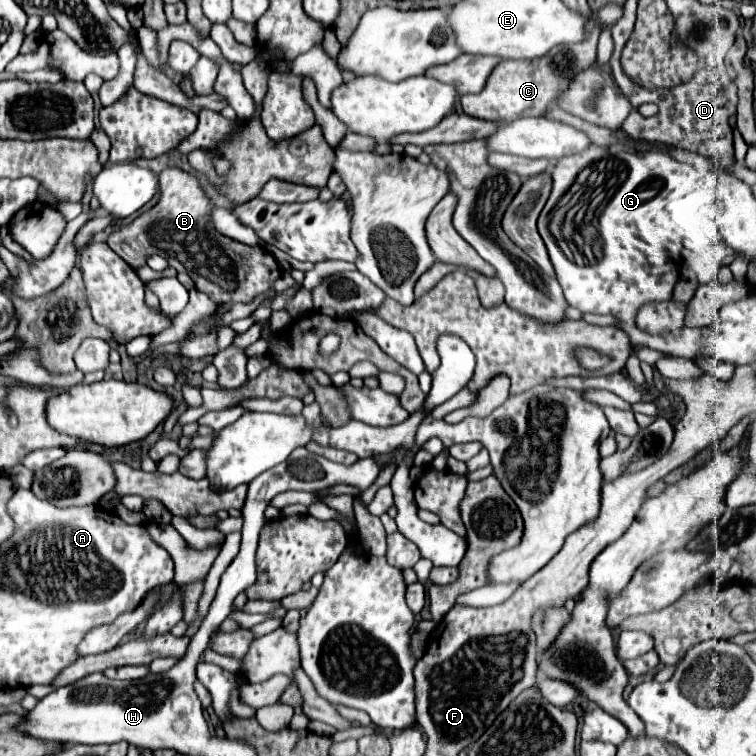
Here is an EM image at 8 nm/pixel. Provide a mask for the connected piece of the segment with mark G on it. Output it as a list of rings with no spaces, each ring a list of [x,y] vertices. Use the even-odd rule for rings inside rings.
[[[592,144],[588,150],[584,150],[584,154],[572,154],[568,158],[560,158],[558,164],[552,170],[552,192],[550,198],[538,218],[538,232],[548,248],[550,260],[554,264],[558,282],[564,290],[564,298],[570,306],[578,308],[580,312],[592,312],[592,314],[610,314],[614,318],[618,318],[618,326],[628,334],[632,344],[640,344],[640,346],[648,346],[660,352],[670,352],[676,356],[686,356],[686,358],[694,358],[696,350],[700,350],[700,334],[704,334],[704,330],[708,328],[684,328],[684,338],[676,338],[676,342],[662,342],[662,338],[652,338],[650,334],[644,334],[642,330],[636,328],[634,318],[638,308],[644,302],[650,300],[668,300],[672,296],[674,284],[680,278],[680,270],[682,270],[682,240],[678,238],[678,234],[672,230],[672,220],[670,214],[666,210],[666,204],[674,198],[680,198],[684,194],[688,194],[688,188],[692,184],[690,180],[692,176],[692,168],[686,164],[676,162],[670,154],[662,154],[662,152],[636,152],[636,150],[628,150],[628,148],[600,148],[596,144]],[[592,166],[594,170],[602,170],[600,166],[604,166],[604,176],[602,172],[598,172],[598,188],[594,192],[600,194],[602,198],[602,206],[600,212],[594,212],[592,220],[598,220],[598,236],[600,236],[600,250],[602,250],[602,258],[598,258],[596,262],[588,264],[588,266],[580,266],[578,262],[572,262],[572,258],[568,258],[568,254],[564,254],[564,250],[560,250],[560,246],[556,246],[556,232],[552,232],[550,222],[552,216],[548,216],[550,212],[554,212],[558,200],[570,190],[570,186],[576,182],[578,174]]]

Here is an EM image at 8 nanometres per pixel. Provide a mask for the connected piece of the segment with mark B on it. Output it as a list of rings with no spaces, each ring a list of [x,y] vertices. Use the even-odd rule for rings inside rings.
[[[166,168],[160,172],[160,186],[162,186],[162,196],[160,202],[150,208],[148,212],[142,212],[134,222],[130,222],[128,226],[122,226],[118,230],[114,230],[106,244],[124,260],[128,262],[132,268],[136,266],[144,266],[146,258],[152,254],[160,254],[164,256],[172,268],[176,268],[178,272],[186,272],[196,288],[204,294],[208,294],[216,304],[236,304],[236,302],[250,302],[254,296],[266,292],[272,282],[280,276],[280,266],[276,264],[276,260],[272,260],[272,256],[264,254],[264,262],[260,264],[260,258],[256,252],[252,256],[248,256],[248,248],[264,248],[264,246],[246,246],[238,240],[232,240],[228,236],[218,234],[210,224],[212,224],[212,210],[214,210],[214,202],[210,200],[210,196],[202,190],[200,182],[196,176],[180,170],[180,168]]]

